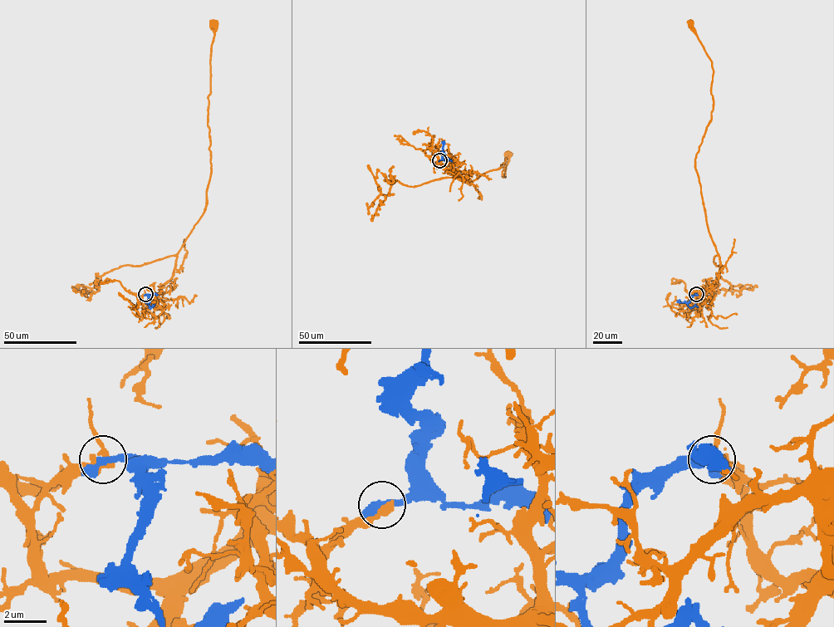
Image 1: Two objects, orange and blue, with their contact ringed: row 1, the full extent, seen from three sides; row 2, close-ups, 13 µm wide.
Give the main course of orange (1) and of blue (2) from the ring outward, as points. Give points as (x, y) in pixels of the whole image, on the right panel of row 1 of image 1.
1: (696, 295), (703, 302), (719, 275), (719, 260), (706, 222), (694, 159), (711, 118), (713, 68), (689, 23)
2: (696, 294), (692, 296), (688, 305), (698, 307)

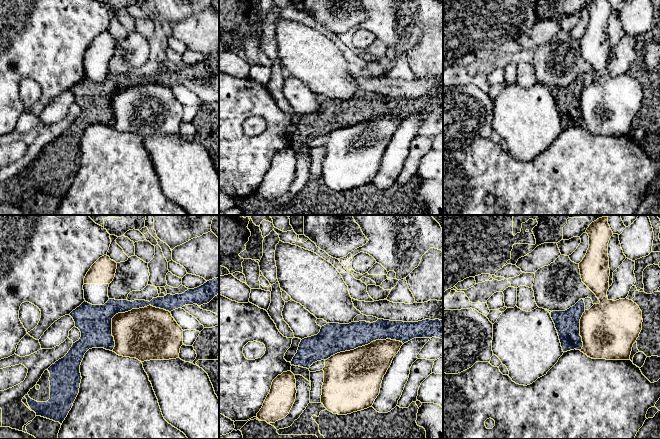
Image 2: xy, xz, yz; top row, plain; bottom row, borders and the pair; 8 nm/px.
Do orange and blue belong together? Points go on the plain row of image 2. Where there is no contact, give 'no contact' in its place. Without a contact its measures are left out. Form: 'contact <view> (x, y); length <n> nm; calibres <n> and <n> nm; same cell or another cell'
contact xy (125, 88); length 550 nm; calibres 420 and 260 nm; another cell

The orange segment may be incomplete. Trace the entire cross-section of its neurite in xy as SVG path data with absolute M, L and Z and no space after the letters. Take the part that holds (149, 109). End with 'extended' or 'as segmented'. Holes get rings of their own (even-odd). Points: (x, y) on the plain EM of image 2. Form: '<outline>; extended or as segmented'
M151 81L112 94L113 128L141 138L179 134L183 106L169 87Z; as segmented

